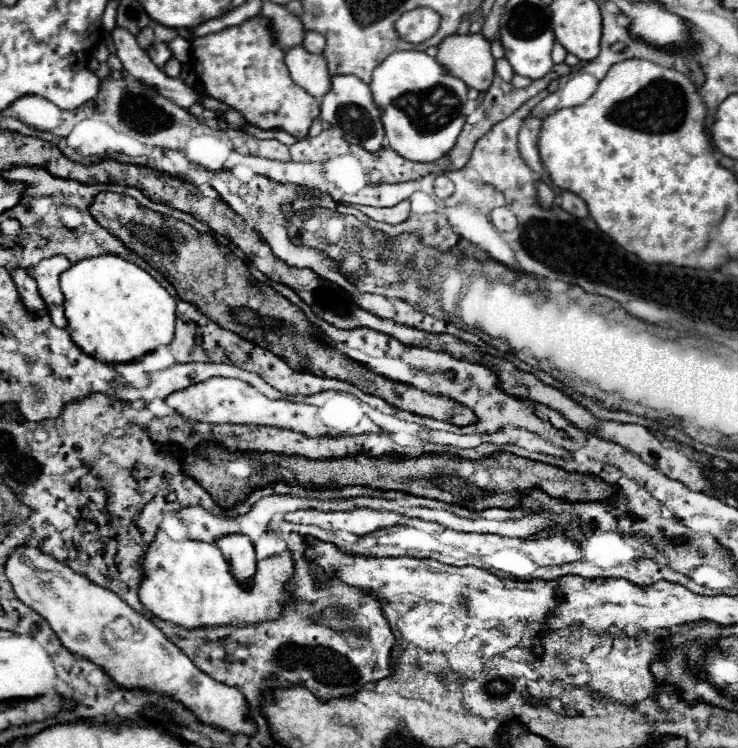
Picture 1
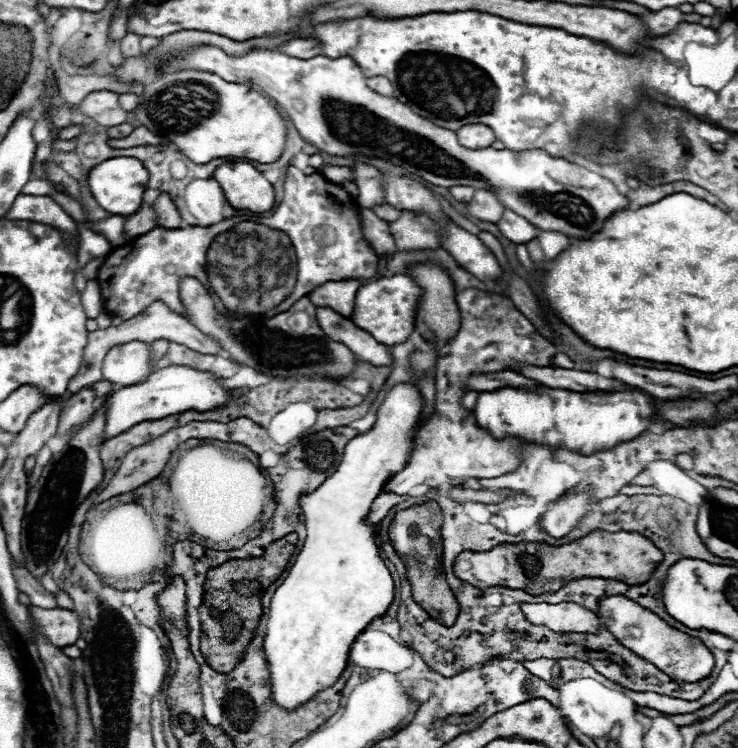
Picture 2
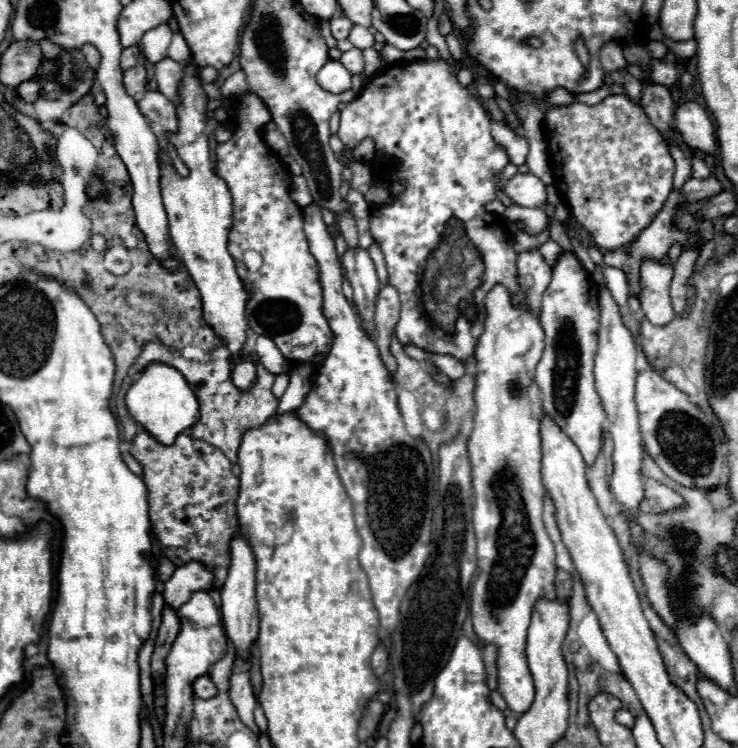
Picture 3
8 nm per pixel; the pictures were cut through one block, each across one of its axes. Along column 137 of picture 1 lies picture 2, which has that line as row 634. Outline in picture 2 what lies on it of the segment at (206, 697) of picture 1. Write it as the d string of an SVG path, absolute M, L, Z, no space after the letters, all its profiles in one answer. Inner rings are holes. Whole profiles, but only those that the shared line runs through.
M606 596L598 602L598 614L604 620L604 626L622 646L638 654L640 658L646 658L658 670L674 678L676 682L698 682L700 678L706 678L714 668L714 656L712 652L694 636L688 636L686 632L680 632L672 626L668 626L662 618L658 618L654 612L642 608L640 604L624 598L624 596Z

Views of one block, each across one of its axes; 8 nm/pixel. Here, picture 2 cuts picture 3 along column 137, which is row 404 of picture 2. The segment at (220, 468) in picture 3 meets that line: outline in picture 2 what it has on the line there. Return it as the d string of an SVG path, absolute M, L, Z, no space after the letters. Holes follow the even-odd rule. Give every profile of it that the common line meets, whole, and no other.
M466 288L456 294L460 310L460 330L454 342L440 346L436 362L436 410L430 422L418 430L414 450L406 466L382 486L382 492L410 494L412 488L426 484L430 488L464 484L468 478L494 478L514 470L520 464L520 448L524 442L516 438L496 440L486 430L476 426L476 418L470 410L460 406L464 382L472 372L500 372L508 370L510 364L532 364L552 366L550 358L558 352L532 322L516 310L510 298L484 292L478 288Z

